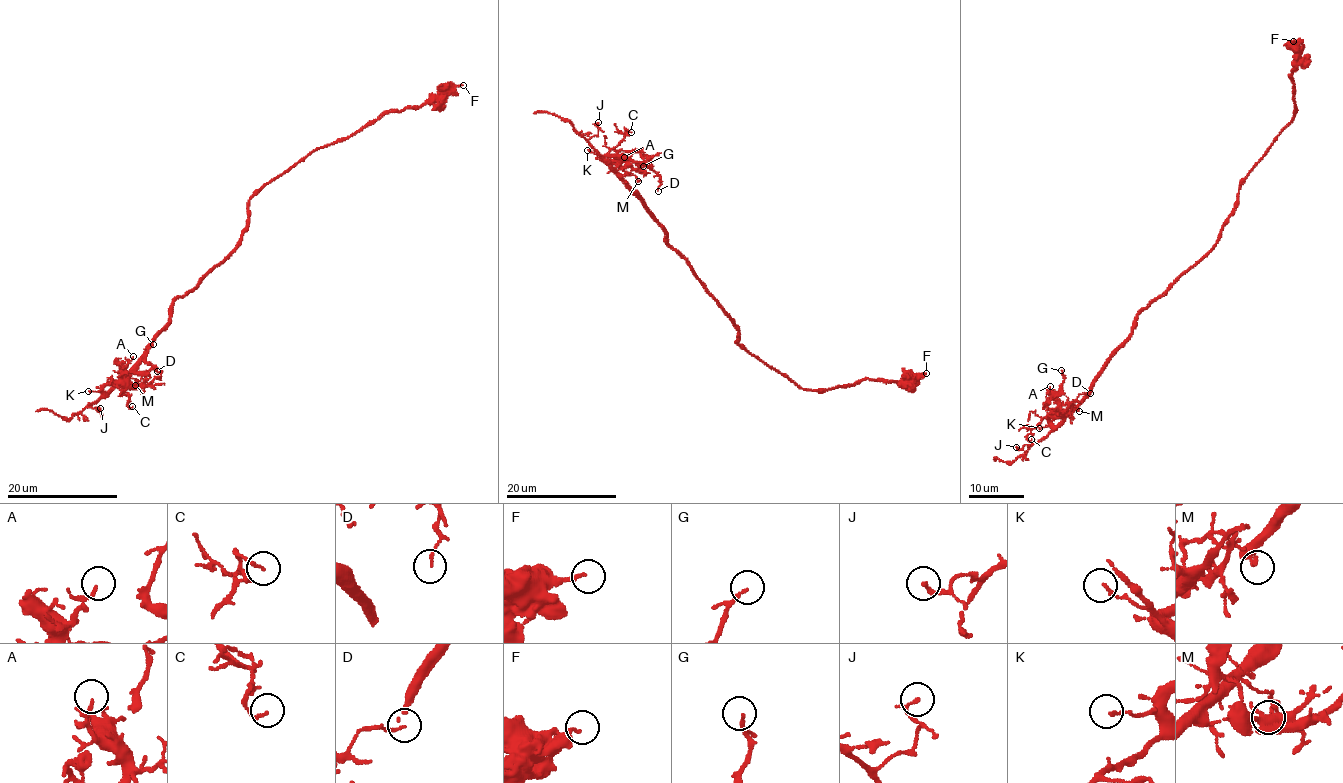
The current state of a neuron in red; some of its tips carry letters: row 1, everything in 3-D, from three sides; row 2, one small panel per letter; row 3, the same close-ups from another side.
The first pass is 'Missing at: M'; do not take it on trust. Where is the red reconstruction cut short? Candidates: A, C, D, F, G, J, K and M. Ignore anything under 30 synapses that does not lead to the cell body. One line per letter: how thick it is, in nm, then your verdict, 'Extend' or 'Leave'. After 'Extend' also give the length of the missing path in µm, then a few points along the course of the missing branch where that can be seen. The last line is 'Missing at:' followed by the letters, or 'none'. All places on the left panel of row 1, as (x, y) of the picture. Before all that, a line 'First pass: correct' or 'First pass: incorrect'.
First pass: incorrect
A: Thickness 130 nm. Leave
C: Thickness 110 nm. Leave
D: Thickness 90 nm. Leave
F: Thickness 150 nm. Leave
G: Thickness 140 nm. Leave
J: Thickness 150 nm. Leave
K: Thickness 100 nm. Leave
M: Thickness 140 nm. Leave
Missing at: none

